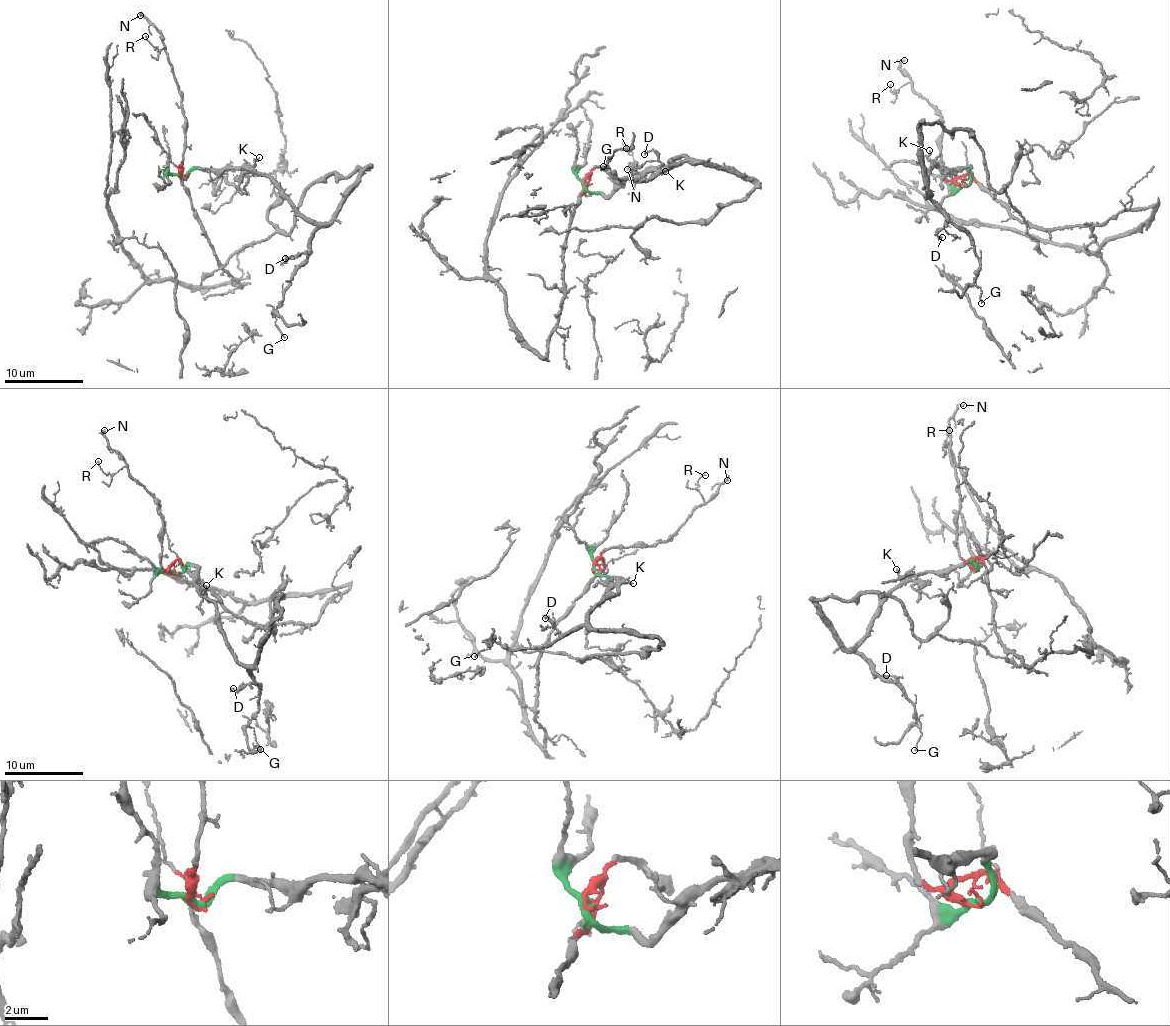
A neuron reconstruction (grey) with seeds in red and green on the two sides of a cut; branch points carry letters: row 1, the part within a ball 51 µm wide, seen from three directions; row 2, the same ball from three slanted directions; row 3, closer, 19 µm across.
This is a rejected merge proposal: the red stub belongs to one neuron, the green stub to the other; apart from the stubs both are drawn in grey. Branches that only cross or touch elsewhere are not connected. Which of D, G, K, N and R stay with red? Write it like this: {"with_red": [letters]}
{"with_red": ["N", "R"]}

